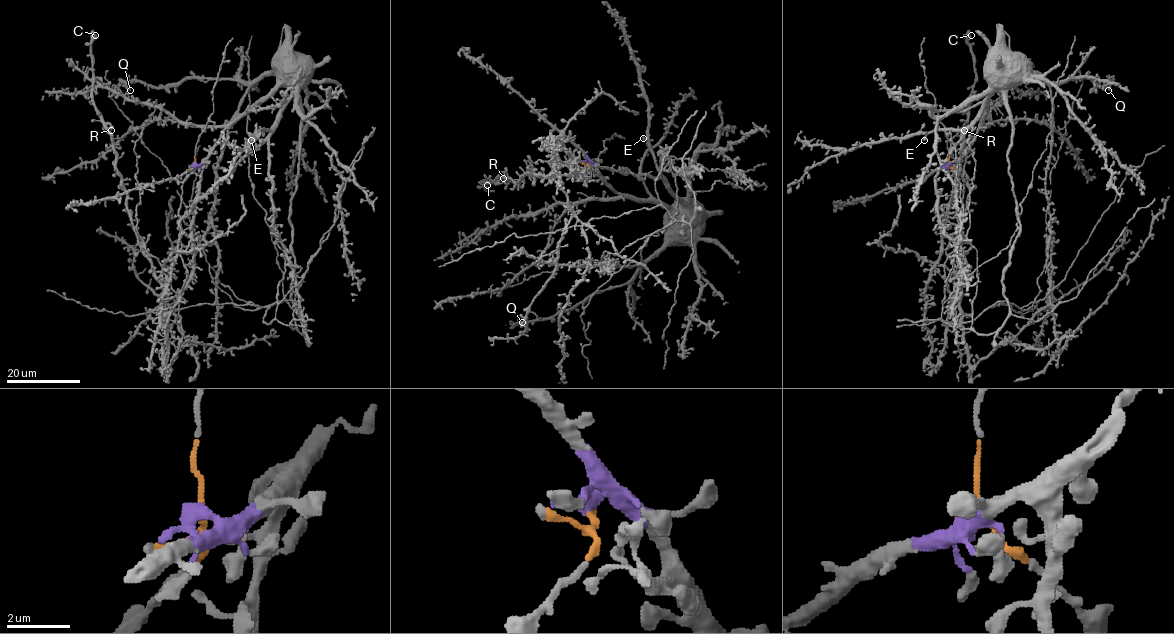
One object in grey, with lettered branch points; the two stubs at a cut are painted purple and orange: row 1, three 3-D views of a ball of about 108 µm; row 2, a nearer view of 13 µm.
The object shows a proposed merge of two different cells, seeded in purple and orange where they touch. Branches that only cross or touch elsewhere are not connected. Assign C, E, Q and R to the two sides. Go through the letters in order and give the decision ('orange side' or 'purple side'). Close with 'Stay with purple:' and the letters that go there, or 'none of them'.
C: orange side
E: purple side
Q: purple side
R: orange side
Stay with purple: E, Q

